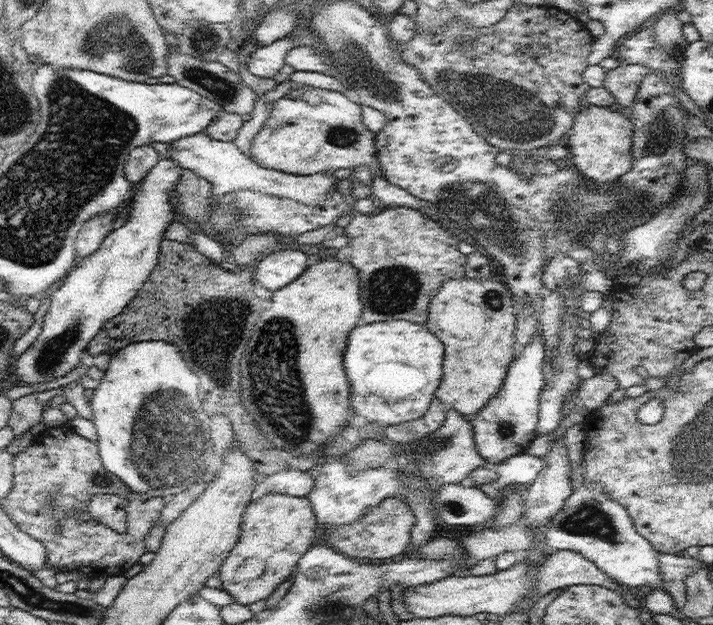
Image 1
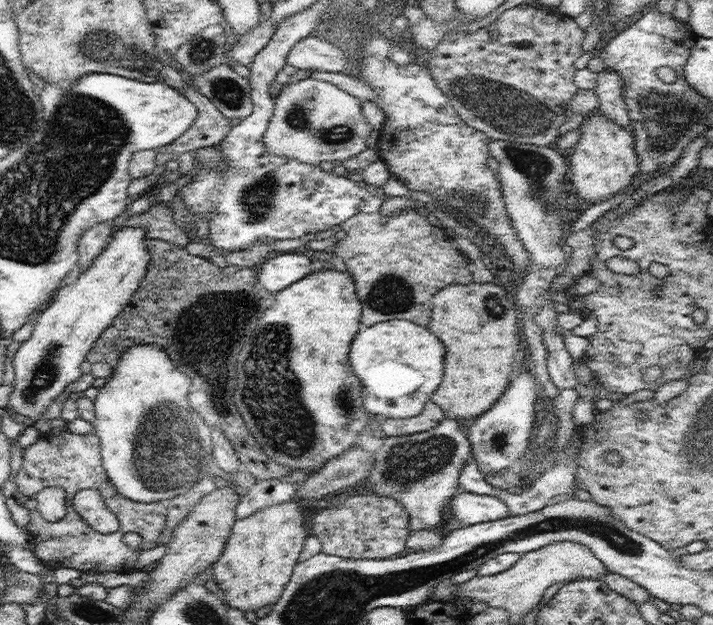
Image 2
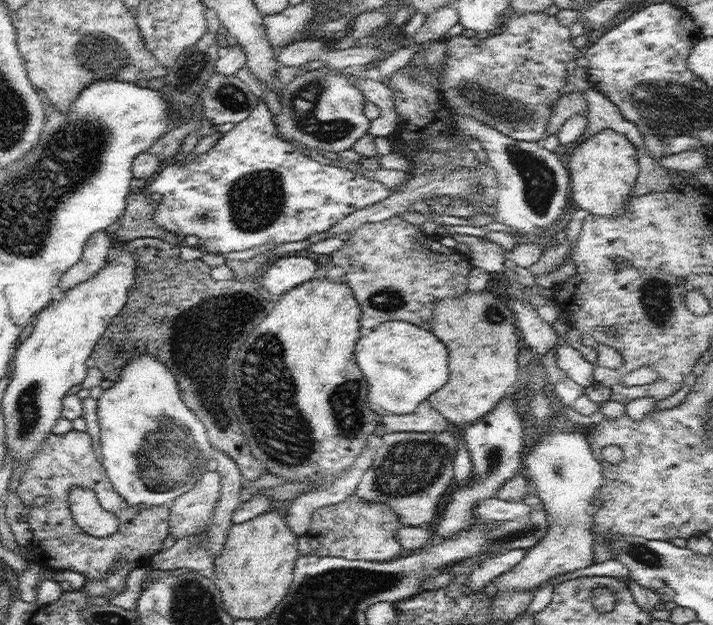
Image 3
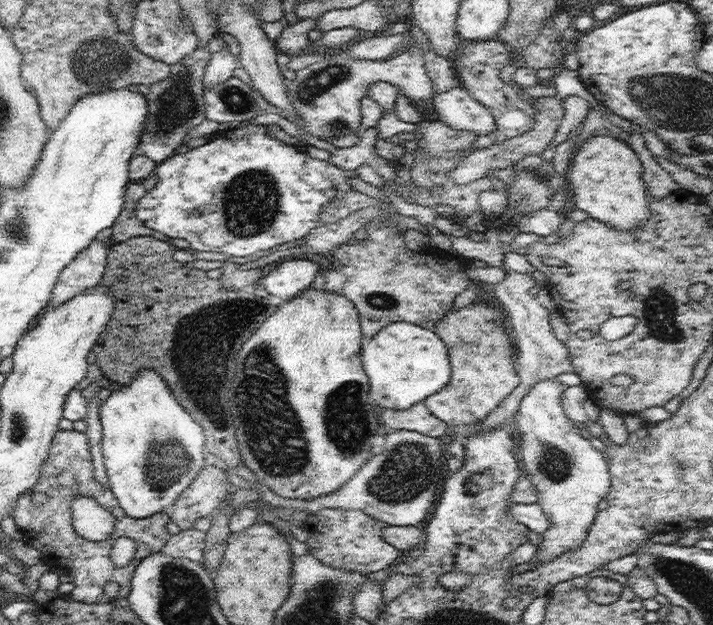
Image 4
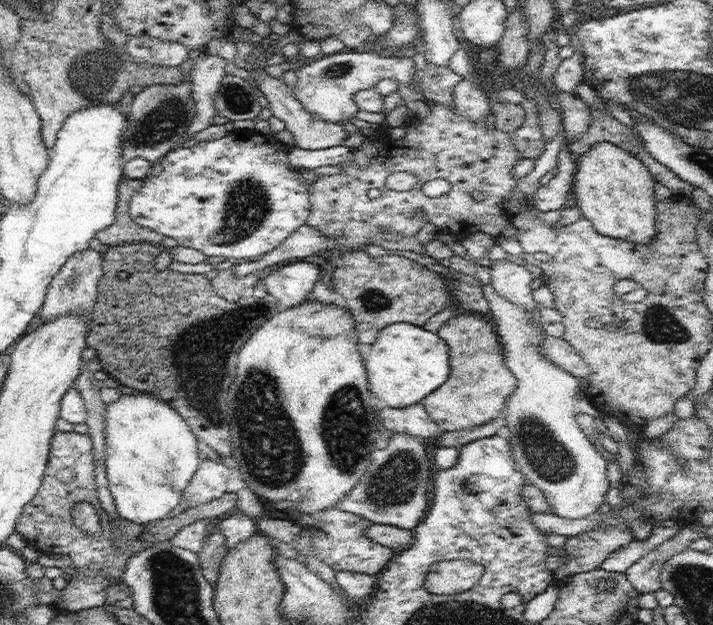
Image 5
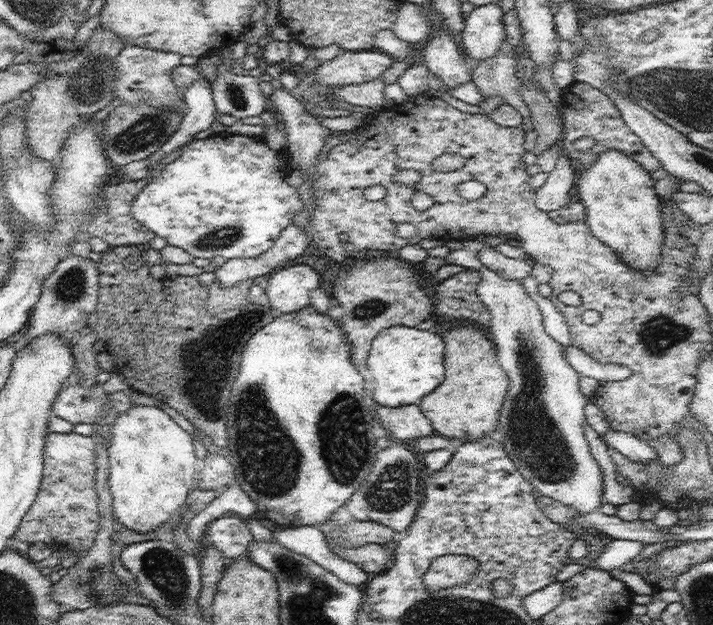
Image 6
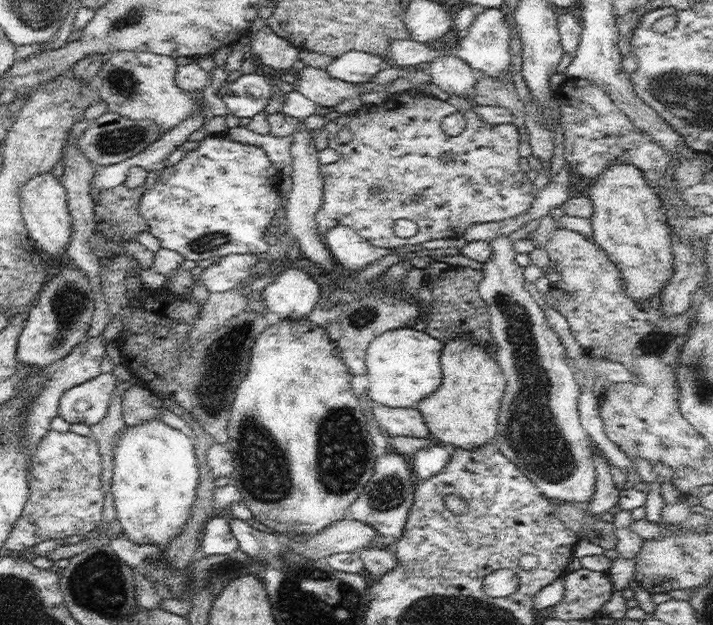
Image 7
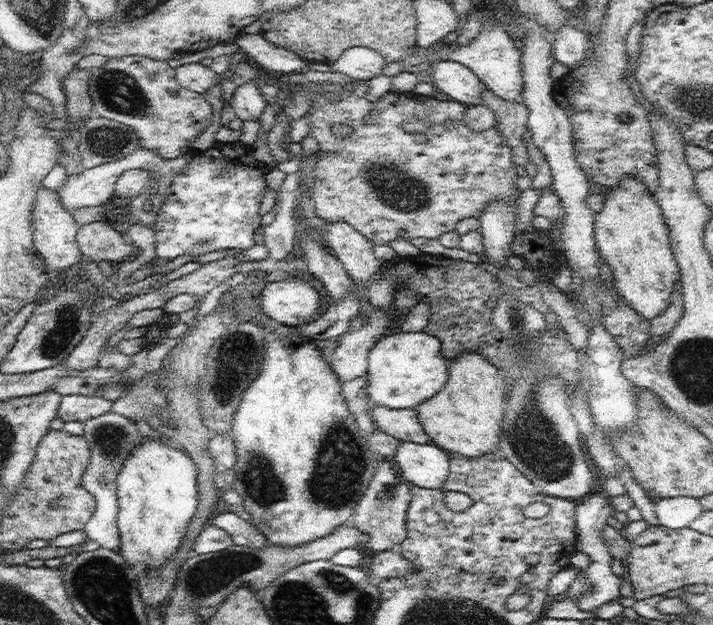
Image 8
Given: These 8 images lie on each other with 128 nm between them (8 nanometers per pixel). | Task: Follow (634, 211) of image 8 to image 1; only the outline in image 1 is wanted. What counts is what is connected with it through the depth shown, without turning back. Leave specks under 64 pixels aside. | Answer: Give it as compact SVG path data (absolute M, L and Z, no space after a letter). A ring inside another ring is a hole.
M590 104L576 114L572 127L566 136L572 154L569 164L581 176L613 186L618 178L630 171L633 162L633 124L622 112L611 110L610 106Z

